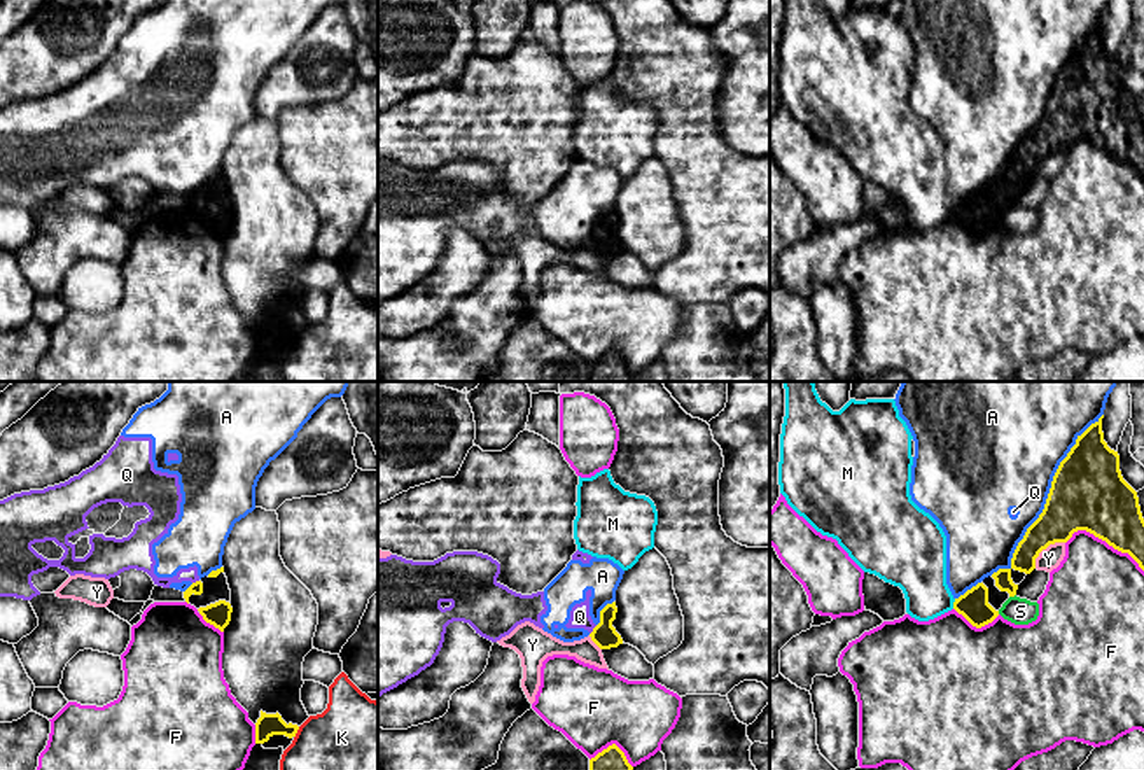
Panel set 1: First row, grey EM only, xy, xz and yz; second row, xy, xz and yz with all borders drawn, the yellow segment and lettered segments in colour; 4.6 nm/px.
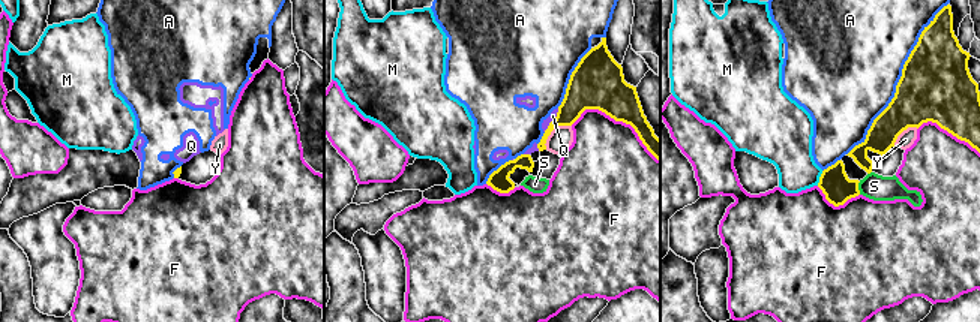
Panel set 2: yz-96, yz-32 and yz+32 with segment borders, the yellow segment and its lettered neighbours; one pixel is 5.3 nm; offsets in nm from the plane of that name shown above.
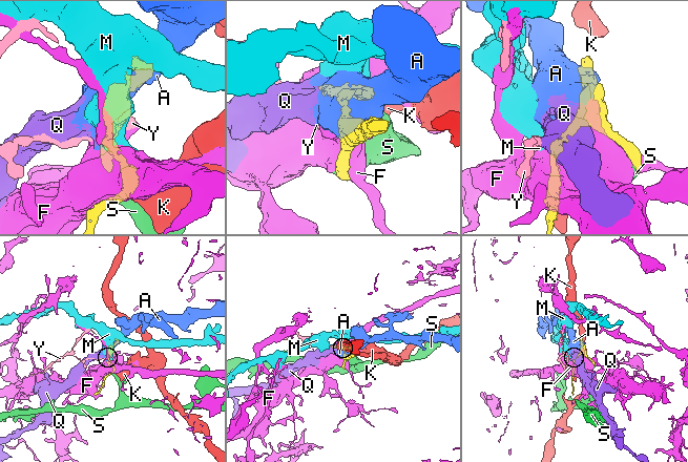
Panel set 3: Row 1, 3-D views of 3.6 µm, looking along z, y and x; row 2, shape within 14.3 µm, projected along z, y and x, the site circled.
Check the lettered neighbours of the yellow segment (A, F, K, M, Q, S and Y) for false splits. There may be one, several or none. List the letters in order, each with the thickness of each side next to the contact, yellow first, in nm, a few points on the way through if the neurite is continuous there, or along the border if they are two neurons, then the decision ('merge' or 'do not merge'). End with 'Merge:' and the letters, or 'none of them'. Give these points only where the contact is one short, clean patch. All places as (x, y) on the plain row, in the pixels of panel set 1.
A: 340/440 nm | do not merge
F: 340/440 nm | do not merge
K: 110/480 nm | along xy (299, 335), (294, 345) | do not merge
M: 140/280 nm | do not merge
Q: 110/100 nm | along xz (597, 233), (590, 242) | do not merge
S: 110/130 nm | along yz (1015, 202), (1010, 205) | do not merge
Y: 260/100 nm | do not merge
Merge: none of them

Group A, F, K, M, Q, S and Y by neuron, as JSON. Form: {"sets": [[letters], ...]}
{"sets": [["A", "Q"], ["F"], ["K"], ["M"], ["S"], ["Y"]]}

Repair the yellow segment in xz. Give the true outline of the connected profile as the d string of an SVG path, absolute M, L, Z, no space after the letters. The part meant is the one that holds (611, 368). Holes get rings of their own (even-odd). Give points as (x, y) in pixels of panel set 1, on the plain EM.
M616 352L589 368L589 382L631 382L631 378L633 374Z

